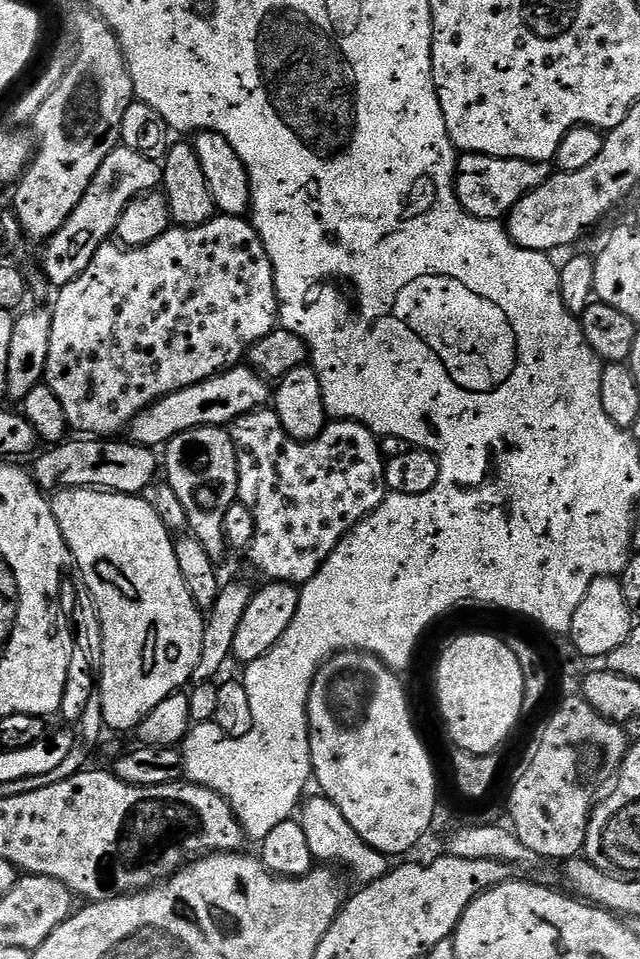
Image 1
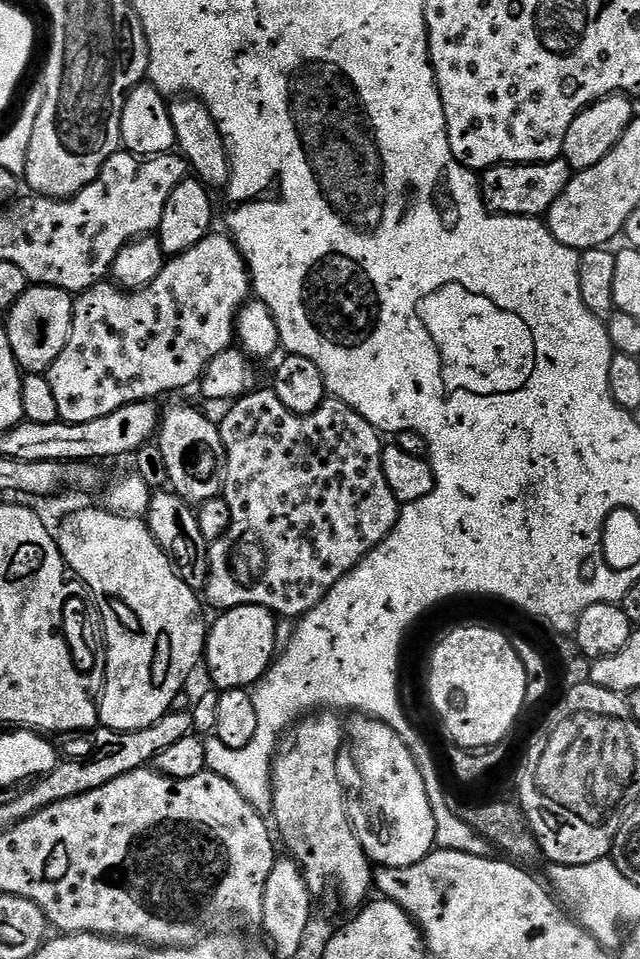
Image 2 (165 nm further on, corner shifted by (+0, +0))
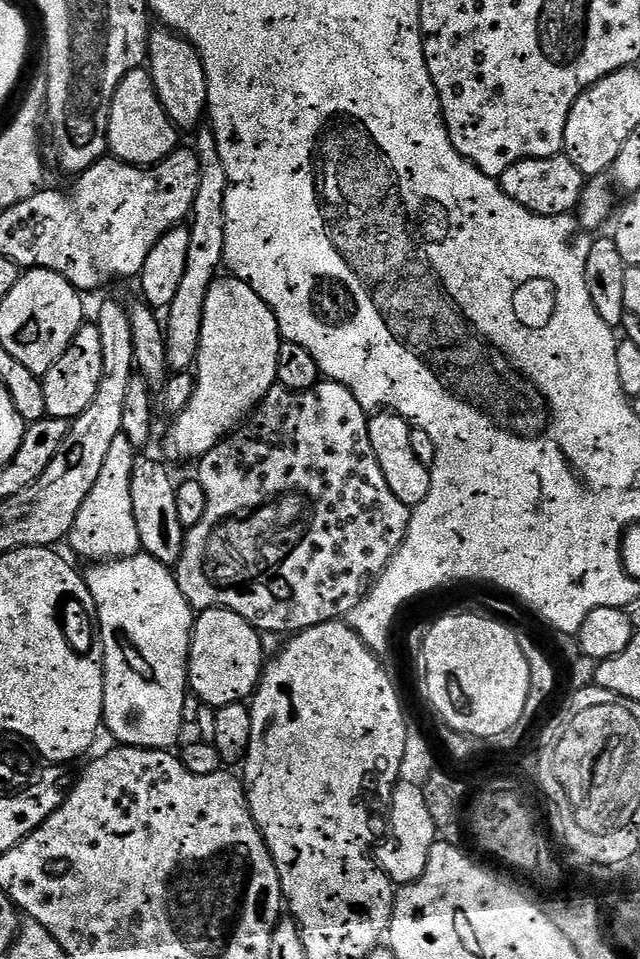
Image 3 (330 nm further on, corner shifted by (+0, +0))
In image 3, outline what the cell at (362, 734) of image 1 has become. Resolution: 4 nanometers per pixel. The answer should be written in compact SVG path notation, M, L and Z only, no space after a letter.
M397 783L392 792L392 840L396 848L379 849L378 863L393 885L403 886L422 878L430 850L438 842L436 819L430 816L426 806L424 789L418 784Z

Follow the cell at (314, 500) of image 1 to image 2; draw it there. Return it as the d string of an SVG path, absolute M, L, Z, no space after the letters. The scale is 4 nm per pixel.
M253 390L248 395L240 397L229 407L232 409L225 414L224 421L221 419L218 424L224 447L222 495L224 501L230 506L232 525L230 530L226 530L226 534L222 534L222 538L218 538L218 542L214 542L209 547L209 578L206 595L208 594L208 600L216 607L216 610L227 610L249 604L250 606L262 606L280 618L283 616L299 618L310 610L314 610L314 606L318 606L318 602L322 602L322 598L326 598L330 594L332 587L342 577L350 574L350 570L358 567L364 561L364 557L369 556L388 537L390 530L394 530L402 505L394 498L394 494L386 482L386 474L382 470L382 454L385 445L380 444L381 433L377 432L374 426L370 426L370 422L366 422L366 418L362 418L362 414L358 414L345 404L325 402L318 410L305 416L299 416L286 410L286 406L282 406L282 401L278 399L276 392L260 391Z

